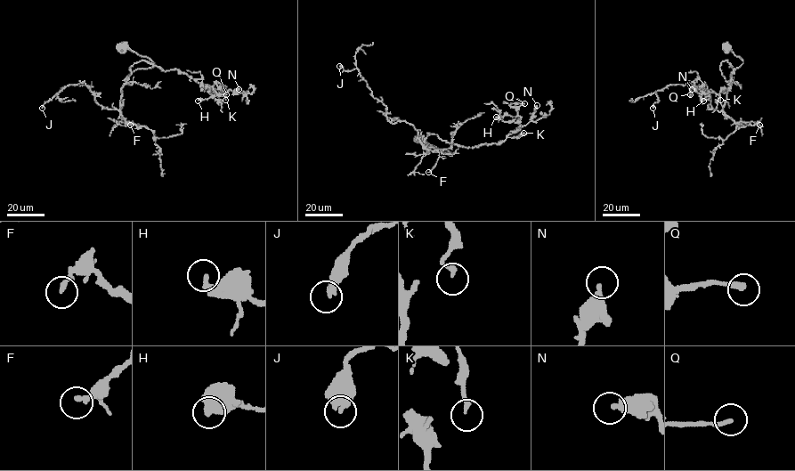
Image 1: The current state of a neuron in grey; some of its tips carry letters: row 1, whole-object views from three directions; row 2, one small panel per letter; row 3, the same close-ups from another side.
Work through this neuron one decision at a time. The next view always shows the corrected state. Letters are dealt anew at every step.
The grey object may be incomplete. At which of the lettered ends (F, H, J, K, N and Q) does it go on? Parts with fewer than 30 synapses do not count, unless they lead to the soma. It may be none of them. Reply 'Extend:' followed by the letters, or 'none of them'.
Extend: none of them

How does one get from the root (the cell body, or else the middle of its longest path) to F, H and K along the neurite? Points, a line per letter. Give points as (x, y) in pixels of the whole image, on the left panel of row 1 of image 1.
F: (121, 45), (154, 63), (124, 79), (121, 116), (141, 127), (130, 125)
H: (121, 45), (154, 63), (133, 70), (125, 84), (130, 68), (147, 60), (223, 92), (198, 101)
K: (121, 45), (154, 63), (125, 84), (130, 68), (145, 60), (179, 69), (202, 88), (221, 88), (225, 100)

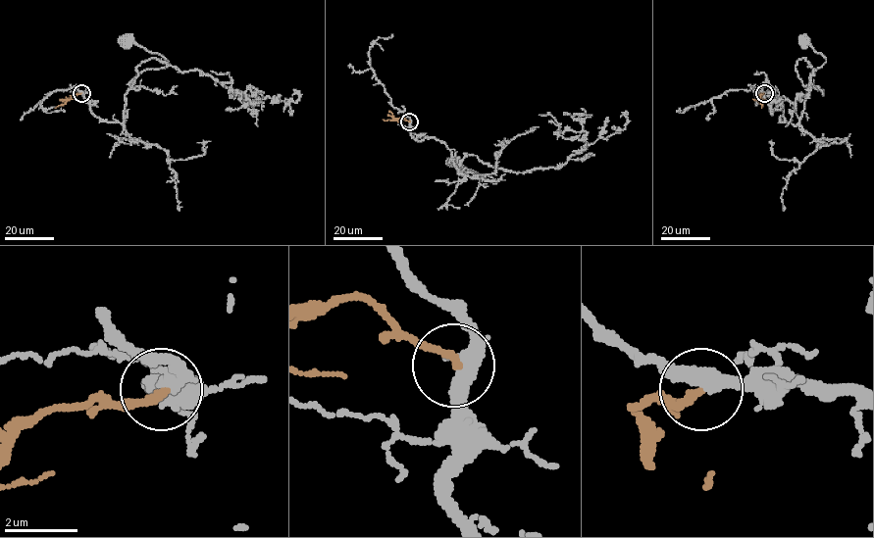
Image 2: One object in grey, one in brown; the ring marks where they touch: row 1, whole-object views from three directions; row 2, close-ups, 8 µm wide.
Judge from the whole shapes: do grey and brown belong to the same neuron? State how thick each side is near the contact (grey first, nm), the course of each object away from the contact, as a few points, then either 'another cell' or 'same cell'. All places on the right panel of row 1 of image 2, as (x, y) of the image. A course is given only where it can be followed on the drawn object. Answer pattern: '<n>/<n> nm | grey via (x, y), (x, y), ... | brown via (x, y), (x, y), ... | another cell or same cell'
420/220 nm | grey via (763, 92), (775, 94), (782, 102), (781, 122), (798, 122), (812, 85), (808, 79), (825, 59), (803, 38) | brown via (763, 93), (759, 94), (761, 108) | same cell

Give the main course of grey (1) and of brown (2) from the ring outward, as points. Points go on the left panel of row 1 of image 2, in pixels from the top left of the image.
1: (81, 92), (93, 114), (124, 124), (128, 84), (146, 69), (168, 64), (124, 38)
2: (80, 93), (74, 94), (63, 105), (54, 108)

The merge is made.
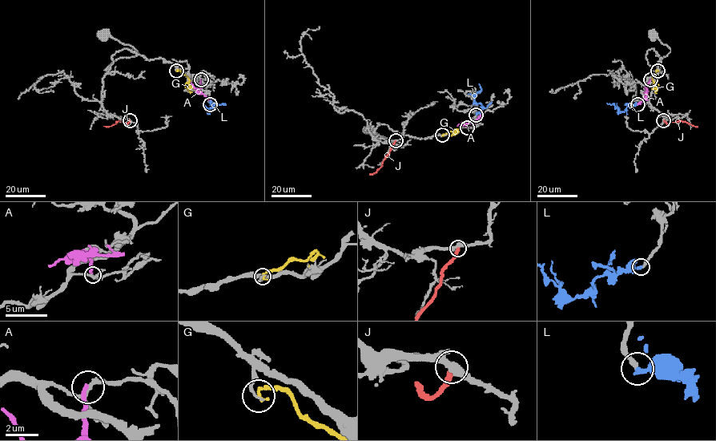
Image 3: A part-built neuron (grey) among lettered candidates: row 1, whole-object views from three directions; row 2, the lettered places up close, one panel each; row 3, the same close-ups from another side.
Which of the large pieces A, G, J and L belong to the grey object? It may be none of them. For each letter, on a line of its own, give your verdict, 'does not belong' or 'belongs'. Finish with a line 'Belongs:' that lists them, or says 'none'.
A: does not belong
G: does not belong
J: does not belong
L: belongs
Belongs: L

